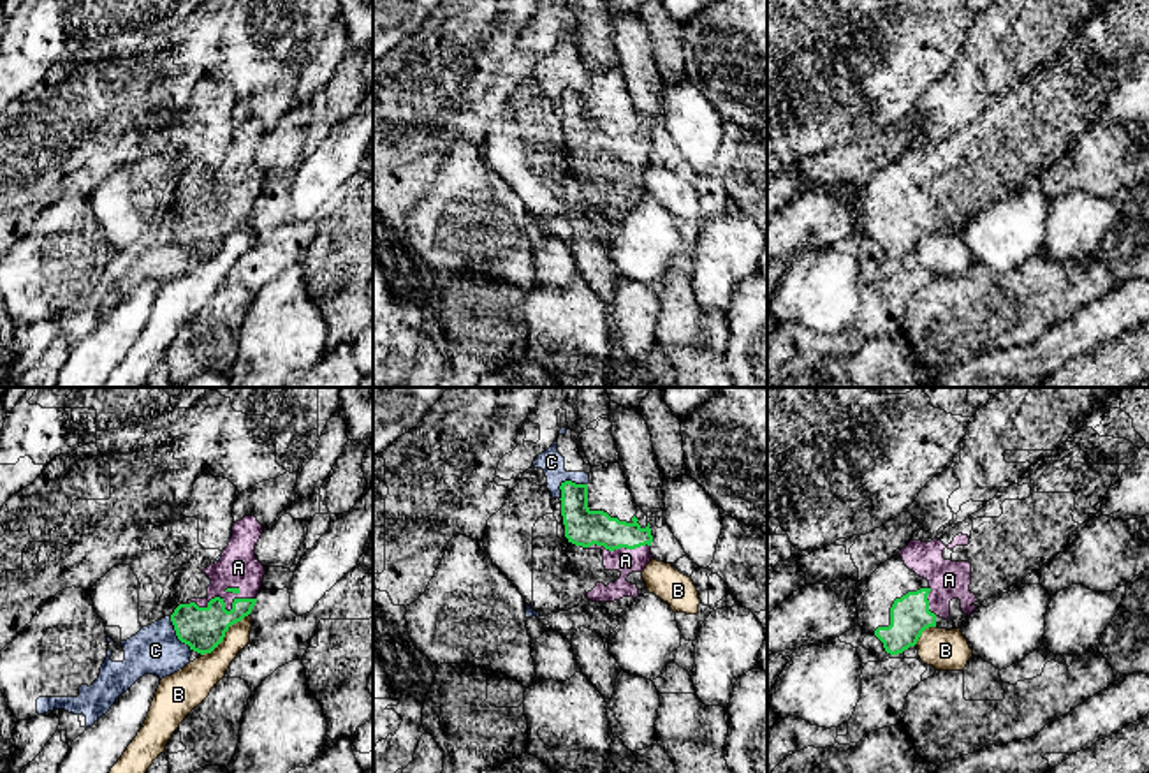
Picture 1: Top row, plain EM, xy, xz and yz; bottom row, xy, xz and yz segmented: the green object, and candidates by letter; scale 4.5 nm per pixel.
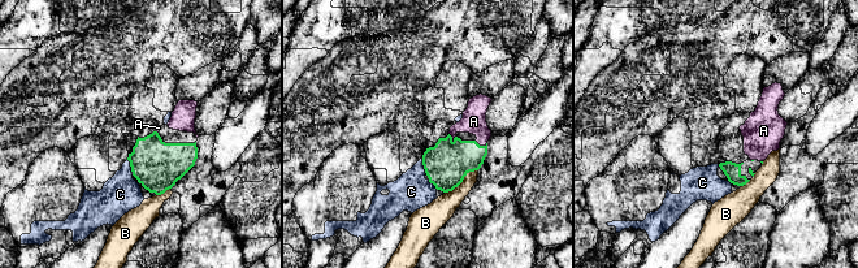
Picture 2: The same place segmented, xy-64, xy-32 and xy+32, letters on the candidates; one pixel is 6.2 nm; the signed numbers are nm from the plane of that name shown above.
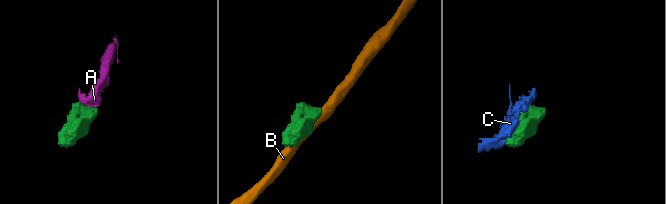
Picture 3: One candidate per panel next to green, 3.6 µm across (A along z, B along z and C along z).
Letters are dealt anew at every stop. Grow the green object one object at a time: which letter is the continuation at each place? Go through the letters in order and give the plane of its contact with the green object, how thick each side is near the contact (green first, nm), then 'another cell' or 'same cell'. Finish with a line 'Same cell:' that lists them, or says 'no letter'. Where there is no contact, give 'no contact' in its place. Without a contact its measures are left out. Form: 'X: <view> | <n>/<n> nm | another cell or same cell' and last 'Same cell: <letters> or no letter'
A: xy | 200/190 nm | same cell
B: xy | 200/160 nm | another cell
C: xz | 170/110 nm | another cell
Same cell: A

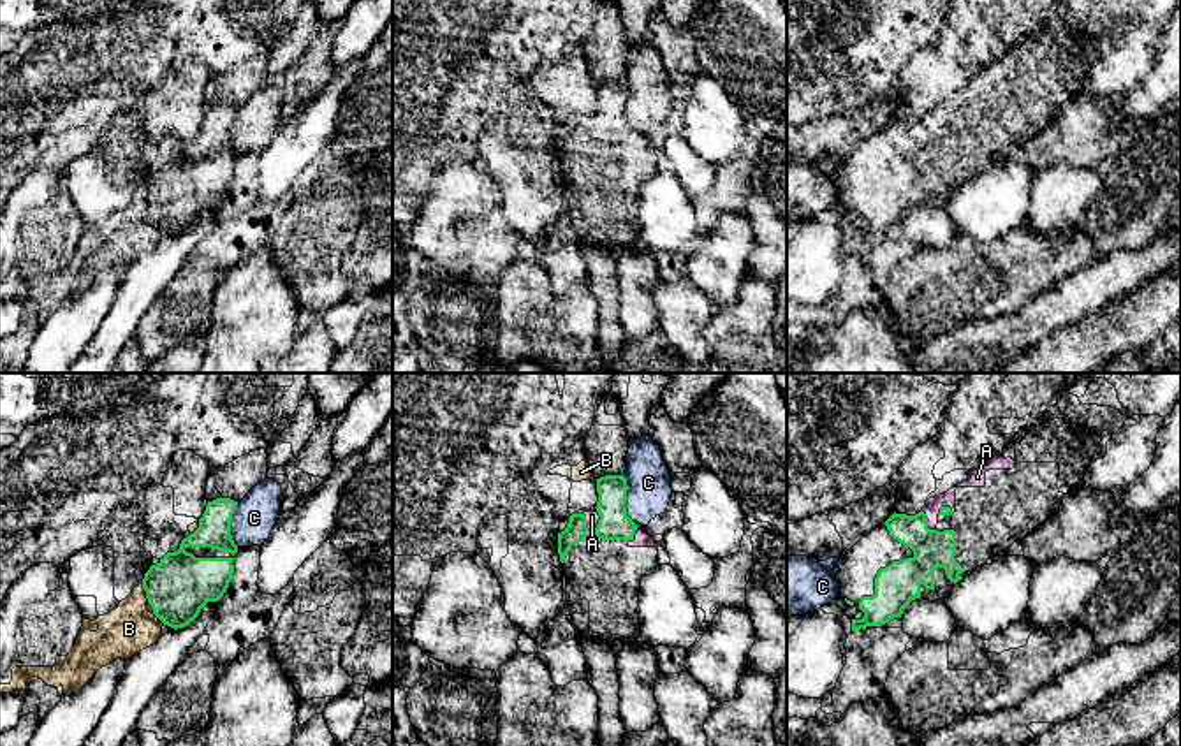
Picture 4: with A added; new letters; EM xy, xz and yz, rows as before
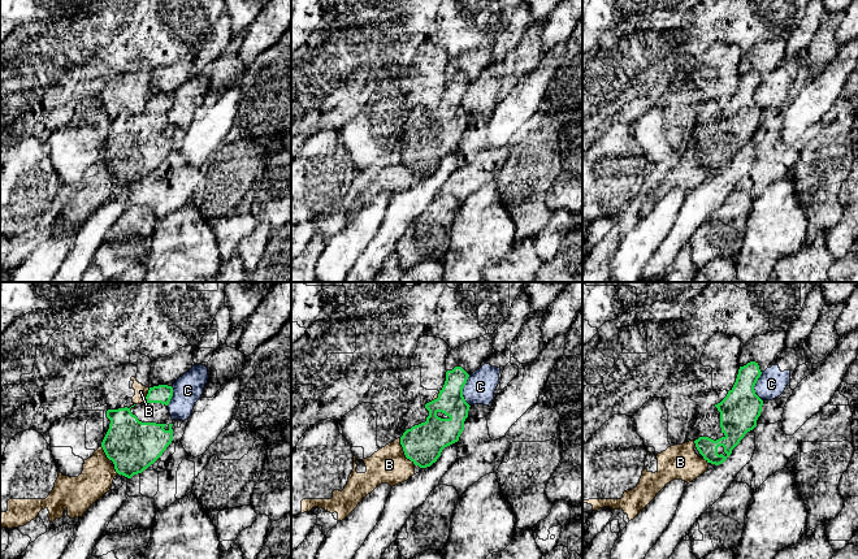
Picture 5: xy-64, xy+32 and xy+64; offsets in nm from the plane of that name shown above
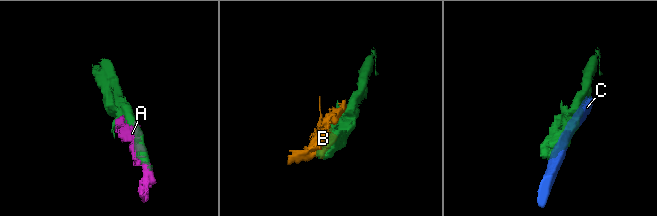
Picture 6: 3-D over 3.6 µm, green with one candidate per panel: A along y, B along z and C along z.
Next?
A: xz | 90/60 nm | same cell
B: xy | 280/220 nm | another cell
C: xz | 140/200 nm | another cell
Same cell: A

